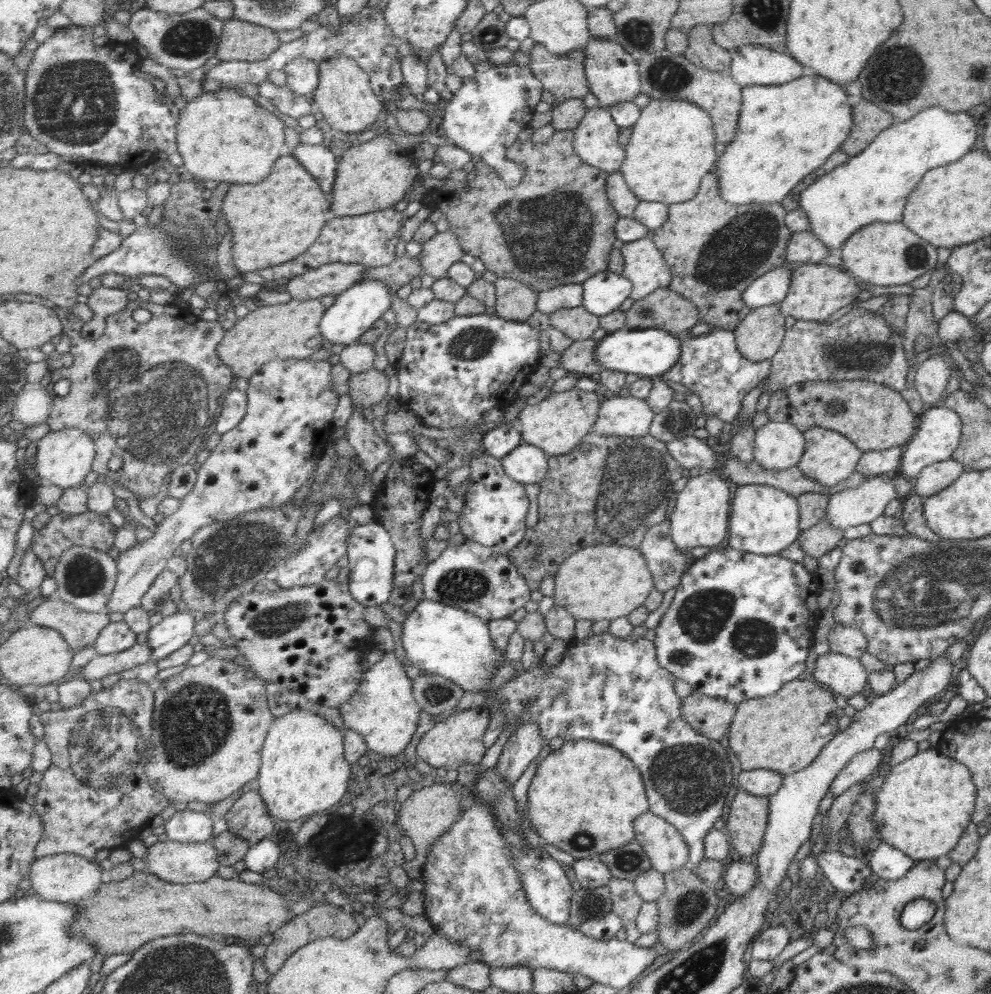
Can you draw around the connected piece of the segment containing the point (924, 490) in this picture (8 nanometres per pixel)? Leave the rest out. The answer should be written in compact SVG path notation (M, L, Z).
M952 458L925 466L916 477L912 492L926 498L950 486L962 473L963 466Z

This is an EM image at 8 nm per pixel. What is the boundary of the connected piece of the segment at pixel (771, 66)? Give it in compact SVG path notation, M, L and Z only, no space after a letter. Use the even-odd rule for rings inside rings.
M761 44L743 45L733 50L728 72L742 89L754 84L784 84L813 74L811 68L802 66L787 52L776 52Z

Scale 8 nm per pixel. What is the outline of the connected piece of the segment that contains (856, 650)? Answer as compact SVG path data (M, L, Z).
M836 623L828 632L830 652L860 659L868 650L868 641L860 630Z

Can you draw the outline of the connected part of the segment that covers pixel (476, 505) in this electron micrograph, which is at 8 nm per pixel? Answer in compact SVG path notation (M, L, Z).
M486 452L471 460L472 476L466 491L466 504L459 518L461 532L468 541L478 541L498 553L510 554L528 534L530 496L526 485L514 480L506 470L503 459Z

